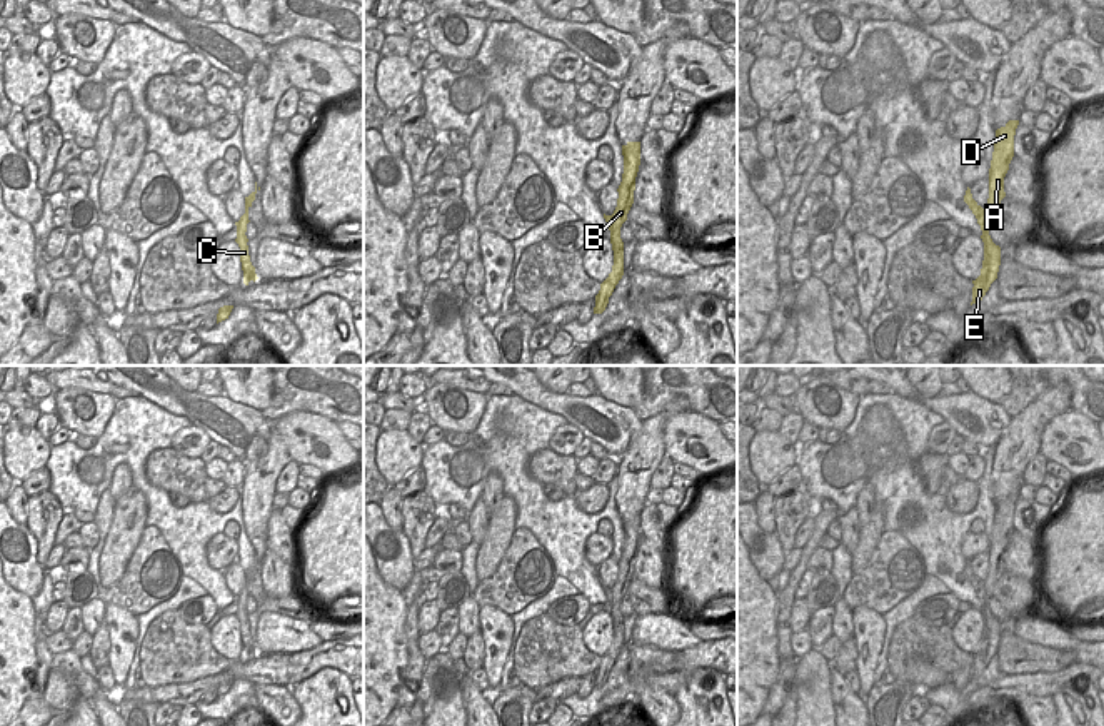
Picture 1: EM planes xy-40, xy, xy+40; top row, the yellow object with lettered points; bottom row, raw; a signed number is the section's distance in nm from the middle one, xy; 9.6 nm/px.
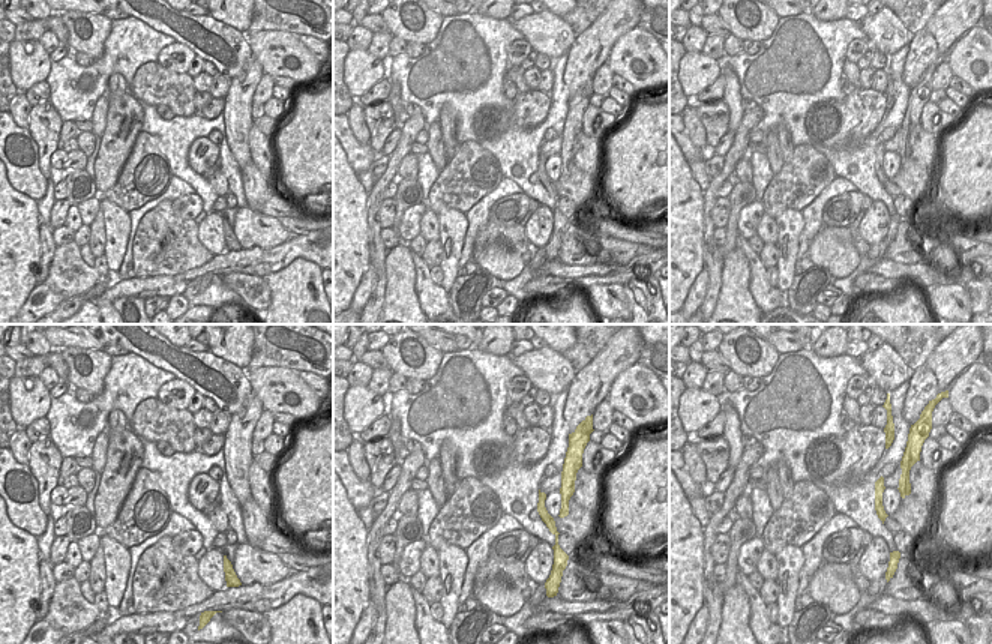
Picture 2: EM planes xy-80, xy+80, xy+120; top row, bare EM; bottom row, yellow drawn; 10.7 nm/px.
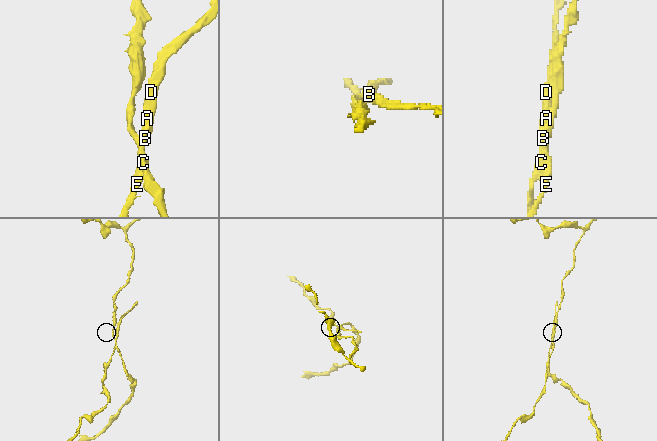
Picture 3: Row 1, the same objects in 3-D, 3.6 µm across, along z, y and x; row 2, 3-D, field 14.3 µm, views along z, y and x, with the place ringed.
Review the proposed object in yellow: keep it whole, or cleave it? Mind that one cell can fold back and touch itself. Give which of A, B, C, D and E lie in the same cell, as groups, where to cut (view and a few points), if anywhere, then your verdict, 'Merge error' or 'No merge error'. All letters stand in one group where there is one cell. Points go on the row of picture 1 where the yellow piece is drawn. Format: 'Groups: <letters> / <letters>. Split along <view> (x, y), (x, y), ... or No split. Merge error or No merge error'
Groups: A B C D / E. Split along xy+40 (984, 207), (984, 217), (989, 224). Merge error.

